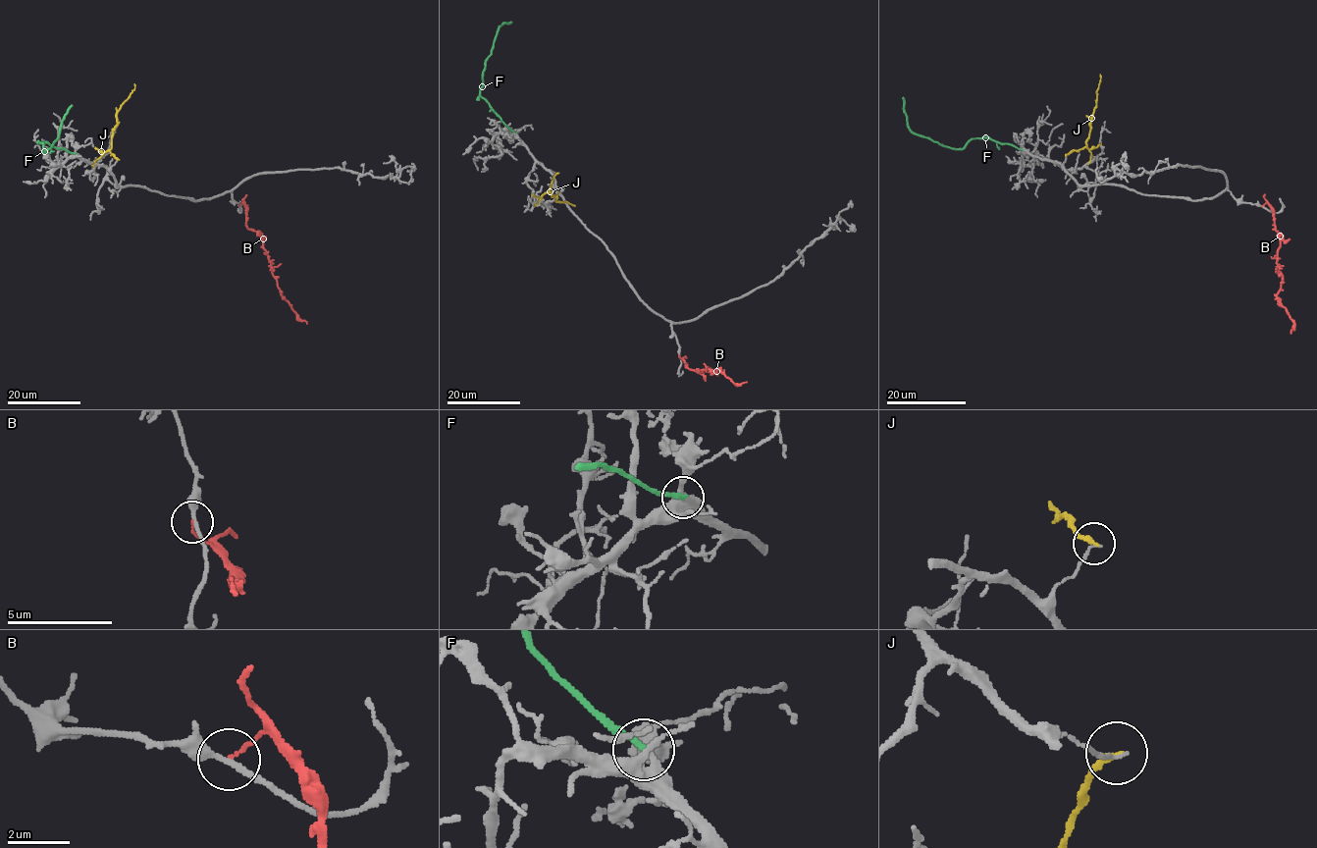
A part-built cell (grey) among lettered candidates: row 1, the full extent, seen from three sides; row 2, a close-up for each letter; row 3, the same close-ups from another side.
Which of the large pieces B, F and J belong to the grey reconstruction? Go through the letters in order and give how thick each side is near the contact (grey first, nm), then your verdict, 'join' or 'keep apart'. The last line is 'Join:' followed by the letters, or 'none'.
B: calibres 220 and 110 nm; keep apart
F: calibres 240 and 200 nm; join
J: calibres 120 and 200 nm; keep apart
Join: F

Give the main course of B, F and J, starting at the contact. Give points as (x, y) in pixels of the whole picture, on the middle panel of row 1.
B: (679, 355), (688, 369), (702, 372), (709, 369), (711, 374), (718, 369), (736, 385), (746, 382)
F: (514, 132), (481, 95), (480, 89), (485, 61), (491, 54), (496, 32), (503, 23), (510, 22)
J: (557, 173), (550, 189), (552, 194), (556, 201), (574, 204)

